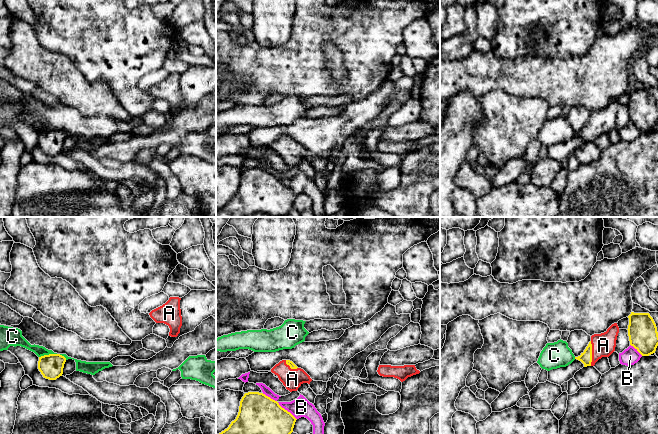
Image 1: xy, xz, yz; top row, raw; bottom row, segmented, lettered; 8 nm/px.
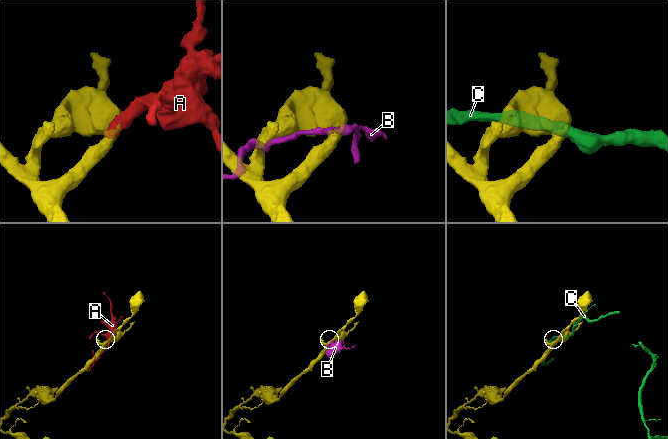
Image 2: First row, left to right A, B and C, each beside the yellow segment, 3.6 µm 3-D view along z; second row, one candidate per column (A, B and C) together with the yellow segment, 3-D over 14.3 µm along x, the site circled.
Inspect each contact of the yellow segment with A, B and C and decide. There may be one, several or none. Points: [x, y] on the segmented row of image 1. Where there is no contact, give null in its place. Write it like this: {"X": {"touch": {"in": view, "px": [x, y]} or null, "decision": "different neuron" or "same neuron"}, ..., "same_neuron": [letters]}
{"A": {"touch": {"in": "yz", "px": [591, 353]}, "decision": "same neuron"}, "B": {"touch": {"in": "xz", "px": [278, 404]}, "decision": "different neuron"}, "C": {"touch": {"in": "xy", "px": [47, 355]}, "decision": "different neuron"}, "same_neuron": ["A"]}

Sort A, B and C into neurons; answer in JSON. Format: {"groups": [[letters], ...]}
{"groups": [["A"], ["B"], ["C"]]}

